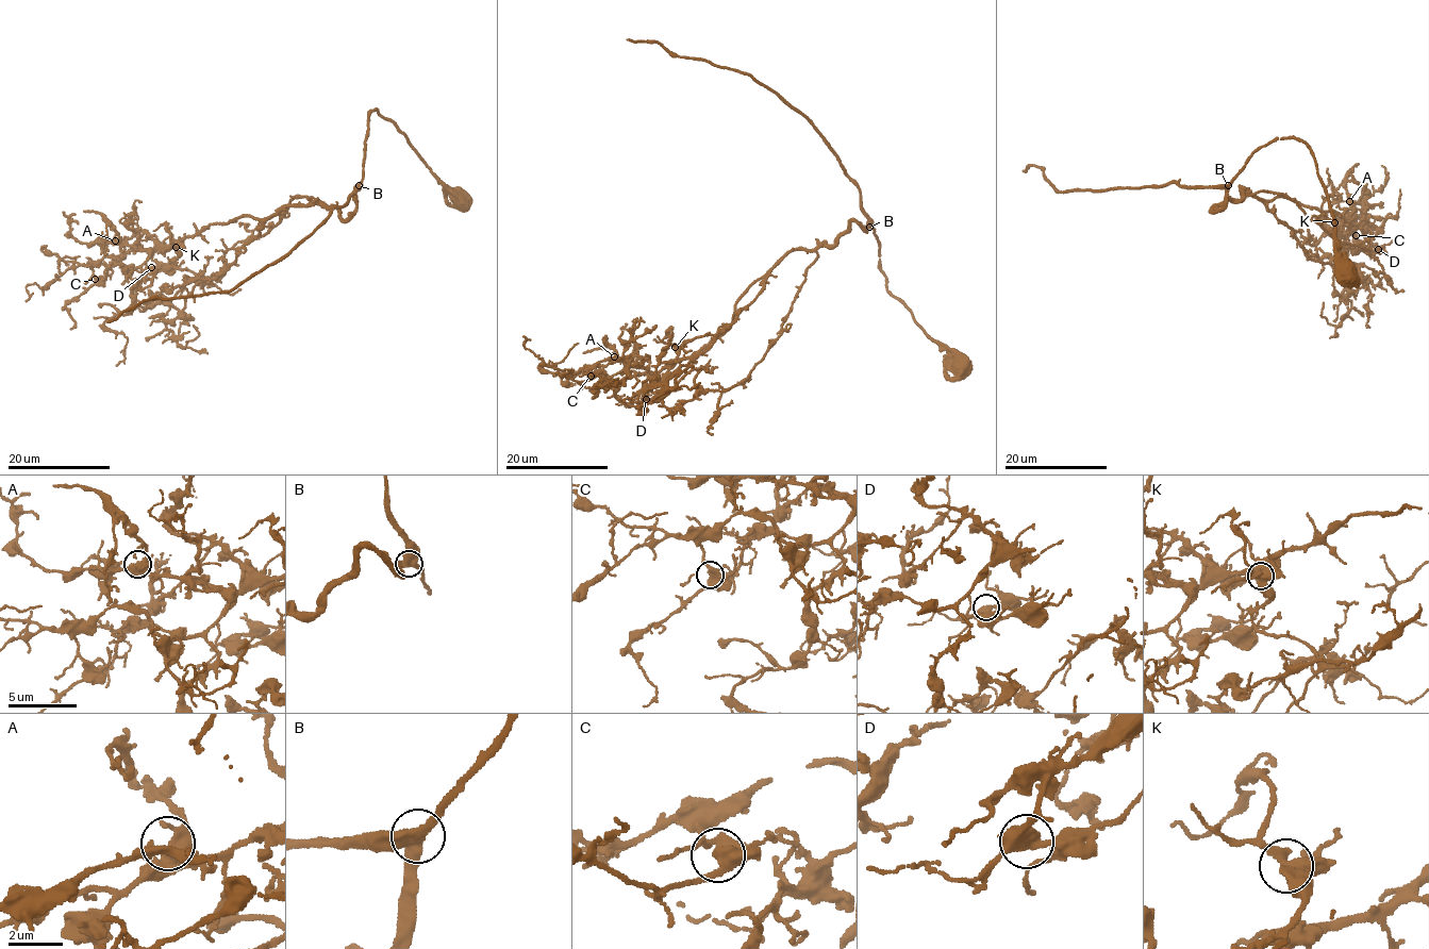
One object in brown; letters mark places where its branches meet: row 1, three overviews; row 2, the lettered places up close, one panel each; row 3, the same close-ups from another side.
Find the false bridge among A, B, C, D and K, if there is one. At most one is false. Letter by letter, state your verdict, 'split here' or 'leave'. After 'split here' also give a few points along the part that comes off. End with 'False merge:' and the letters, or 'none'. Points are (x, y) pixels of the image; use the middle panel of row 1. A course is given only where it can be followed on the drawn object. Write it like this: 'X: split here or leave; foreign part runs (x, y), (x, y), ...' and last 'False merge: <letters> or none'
A: leave
B: leave
C: leave
D: leave
K: leave
False merge: none

